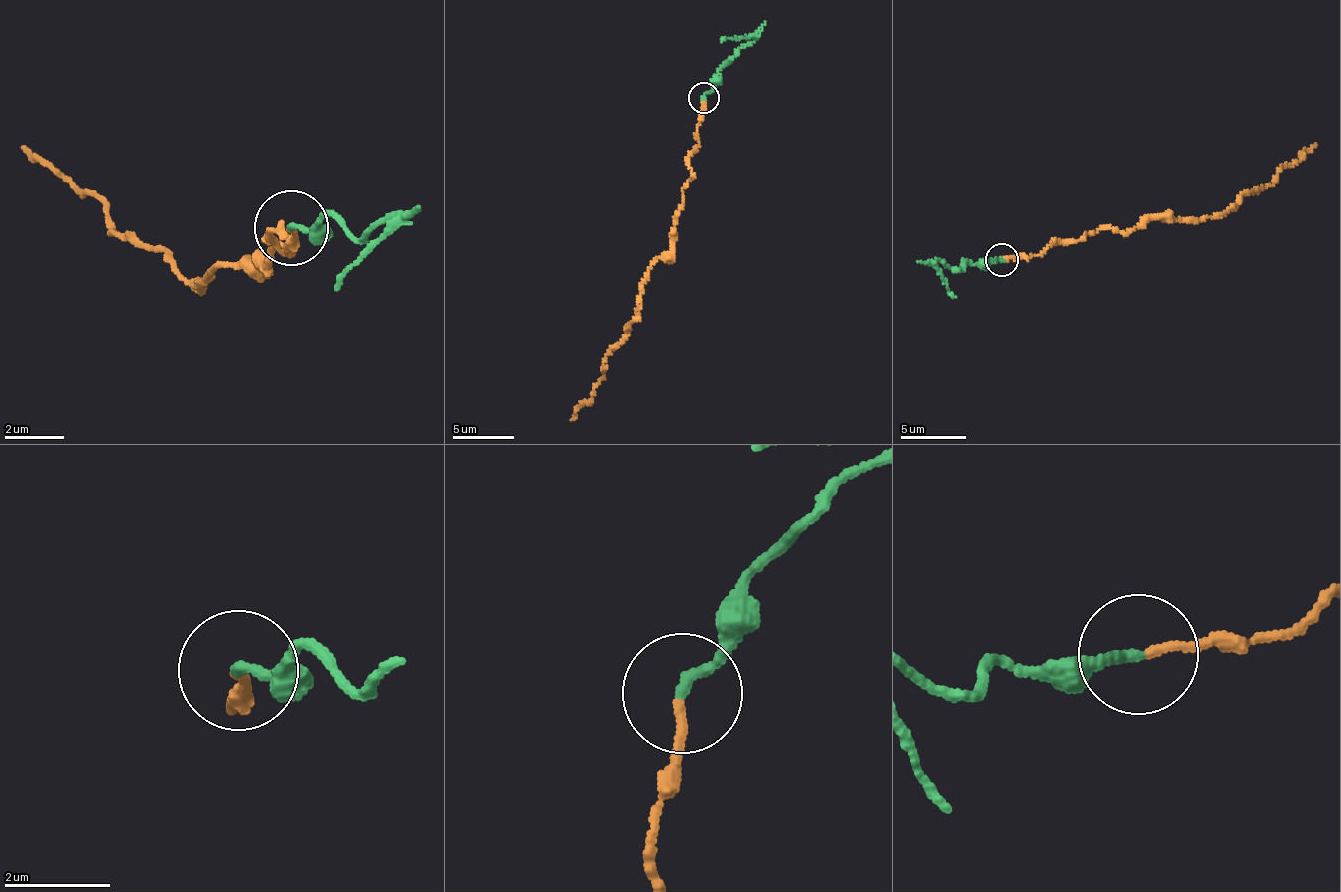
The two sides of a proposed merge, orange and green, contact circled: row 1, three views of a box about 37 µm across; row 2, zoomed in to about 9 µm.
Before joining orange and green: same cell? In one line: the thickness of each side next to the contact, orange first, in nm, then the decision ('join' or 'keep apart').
160/200 nm | keep apart

